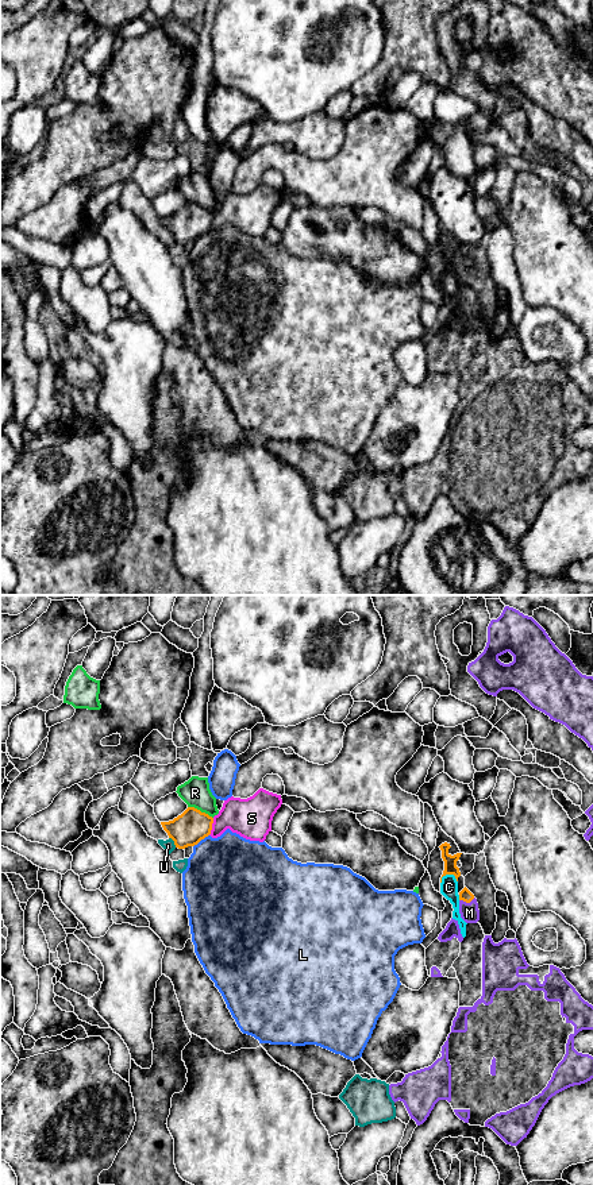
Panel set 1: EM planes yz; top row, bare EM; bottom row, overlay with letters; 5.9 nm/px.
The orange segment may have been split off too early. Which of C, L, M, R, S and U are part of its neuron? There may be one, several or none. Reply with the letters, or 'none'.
M

